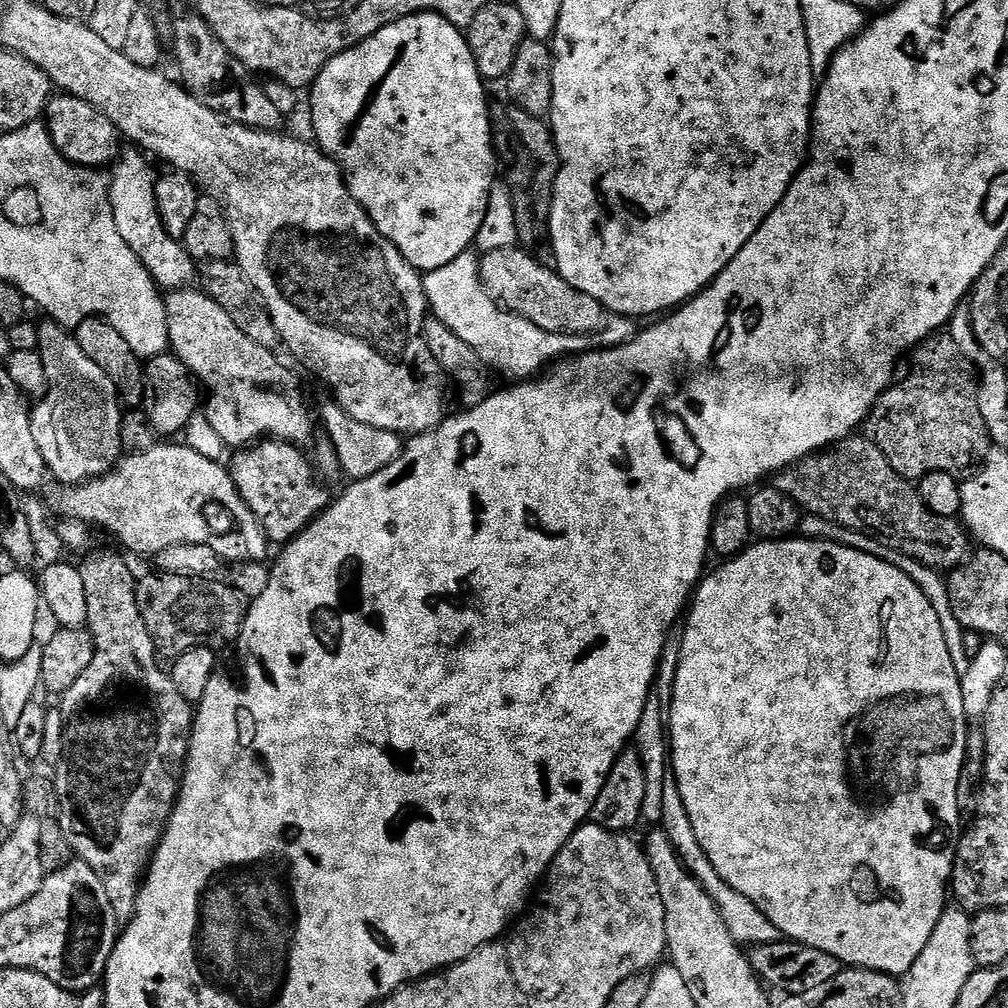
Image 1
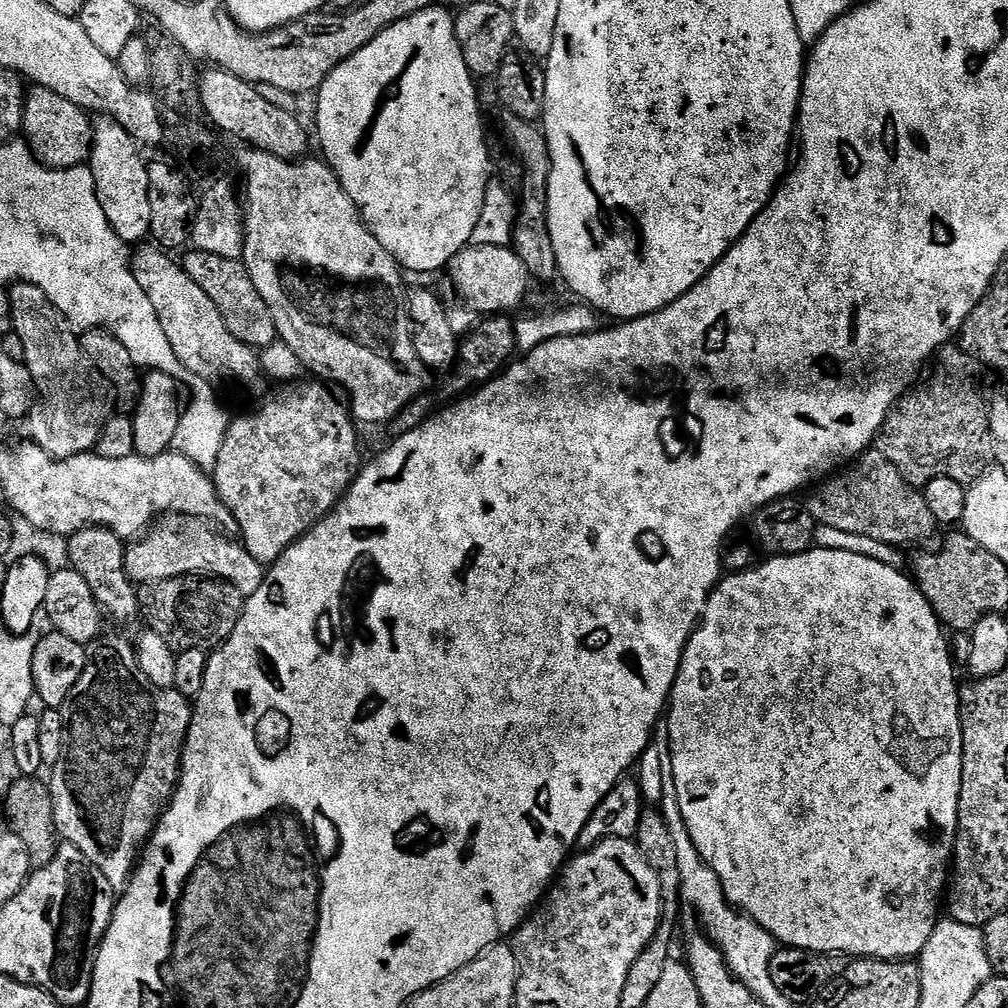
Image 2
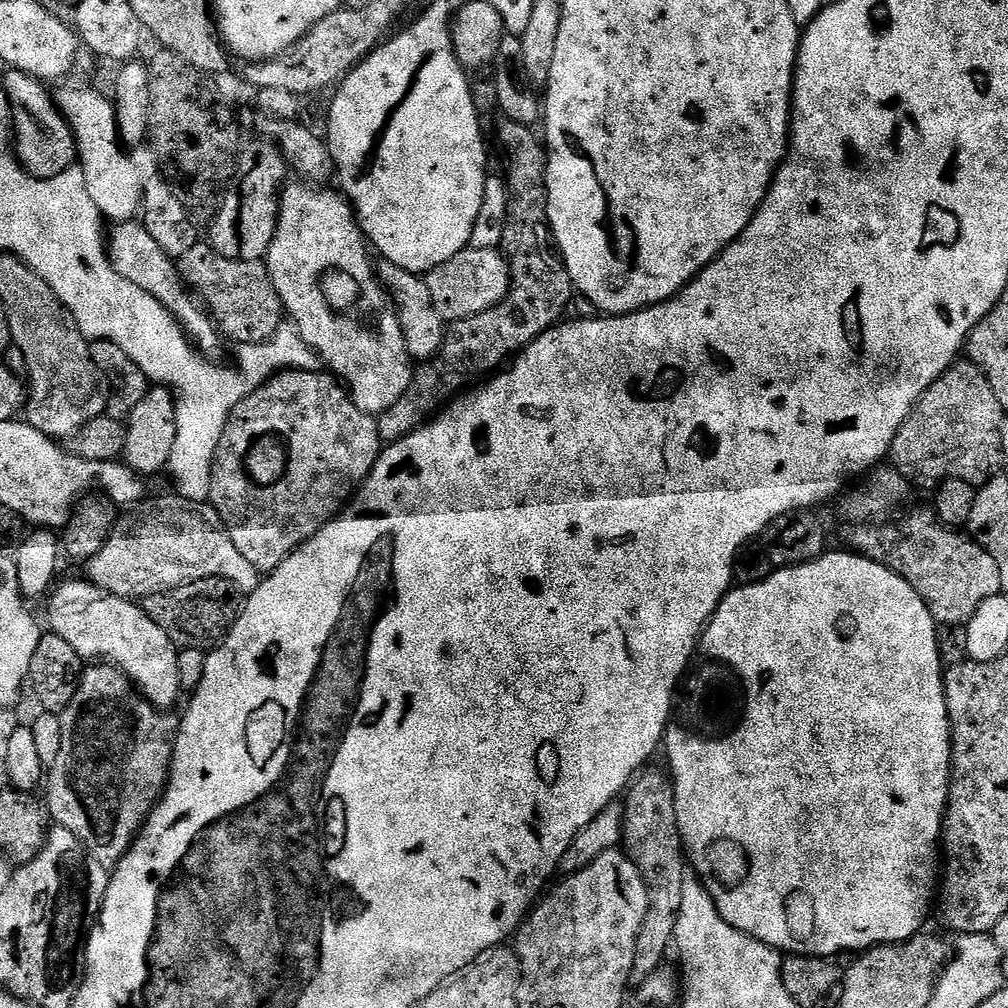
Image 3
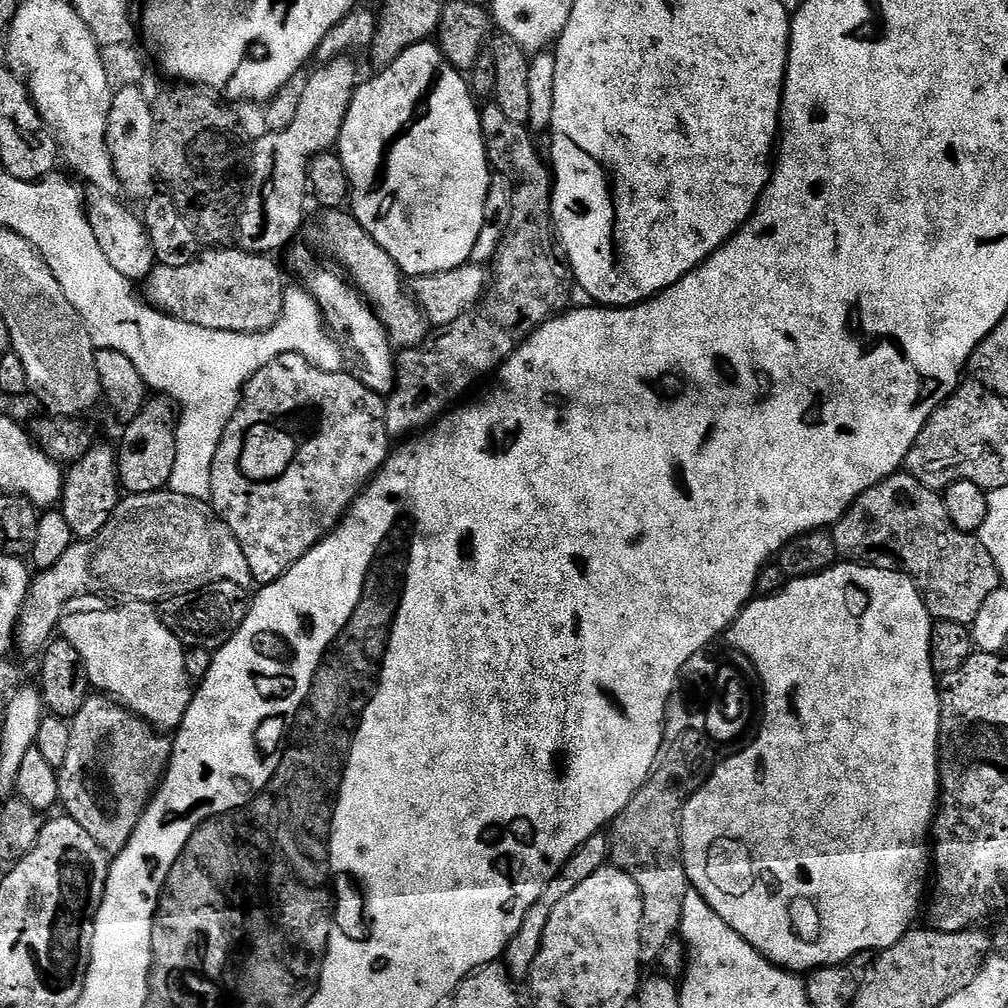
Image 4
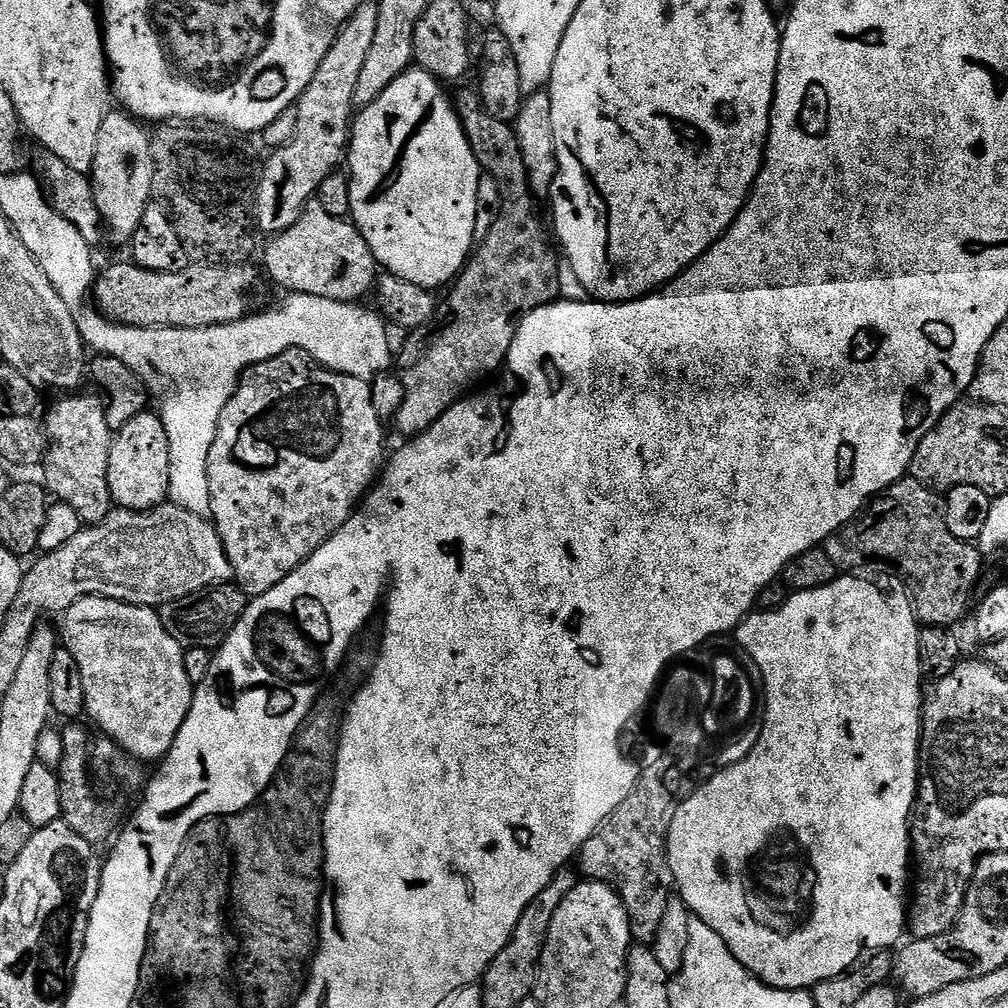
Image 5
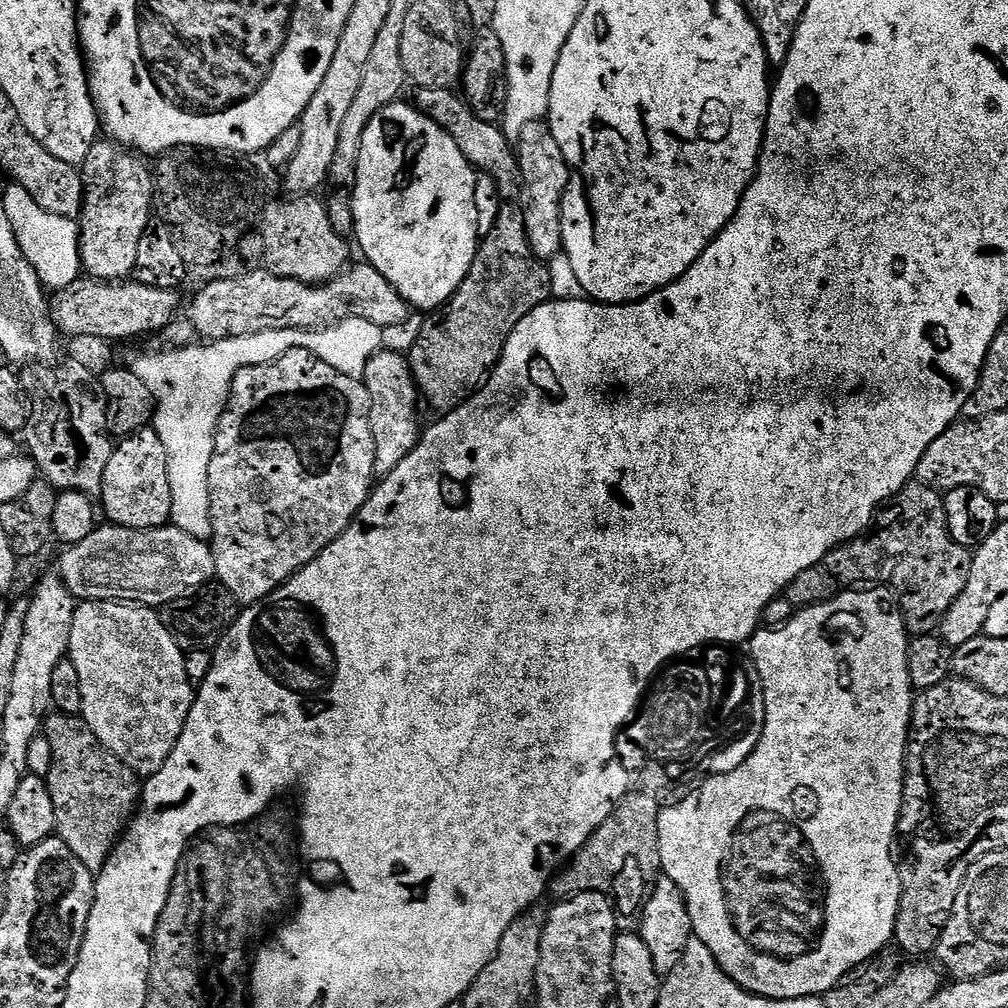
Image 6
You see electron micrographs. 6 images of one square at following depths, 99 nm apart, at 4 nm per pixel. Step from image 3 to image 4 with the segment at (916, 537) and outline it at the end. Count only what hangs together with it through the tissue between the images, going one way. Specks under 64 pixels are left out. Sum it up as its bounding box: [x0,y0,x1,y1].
[830,470,1001,625]

